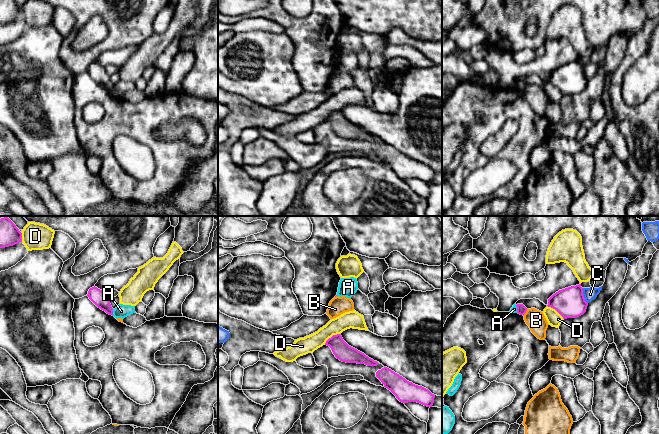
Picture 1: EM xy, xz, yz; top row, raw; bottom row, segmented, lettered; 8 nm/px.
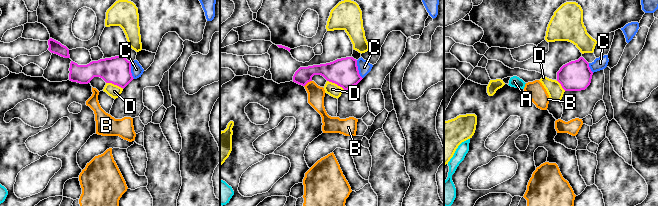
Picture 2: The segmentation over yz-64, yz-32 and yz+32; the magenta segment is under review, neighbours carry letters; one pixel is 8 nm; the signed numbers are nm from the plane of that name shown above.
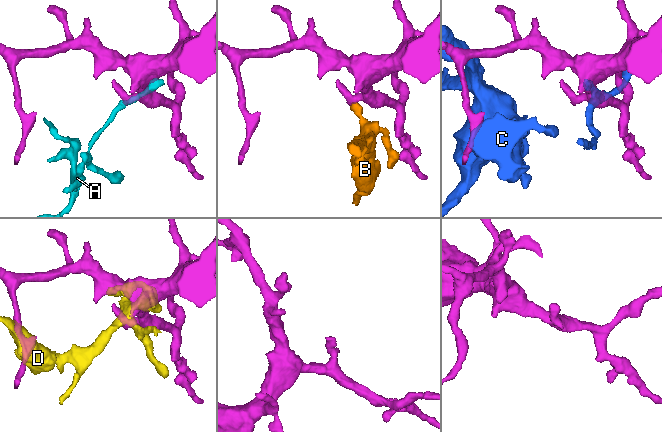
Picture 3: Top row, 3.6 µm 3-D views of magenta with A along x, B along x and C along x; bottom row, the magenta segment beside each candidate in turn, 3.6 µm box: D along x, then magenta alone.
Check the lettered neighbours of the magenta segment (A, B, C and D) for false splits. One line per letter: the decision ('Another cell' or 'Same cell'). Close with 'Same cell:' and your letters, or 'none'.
A: Another cell
B: Another cell
C: Another cell
D: Another cell
Same cell: none

